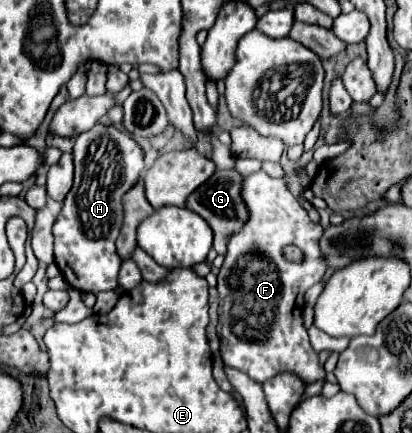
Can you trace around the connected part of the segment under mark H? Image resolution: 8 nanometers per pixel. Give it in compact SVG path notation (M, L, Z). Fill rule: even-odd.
M95 124L95 128L77 136L73 156L75 156L75 184L63 202L63 210L61 210L59 218L53 224L55 264L61 272L61 276L67 280L67 284L73 286L75 290L91 292L91 294L97 294L101 290L115 290L119 264L121 264L121 258L115 252L115 240L117 240L121 224L123 224L121 200L123 200L123 194L127 192L127 188L131 188L131 184L135 184L135 180L141 178L141 174L143 174L143 168L145 168L143 150L115 126Z

